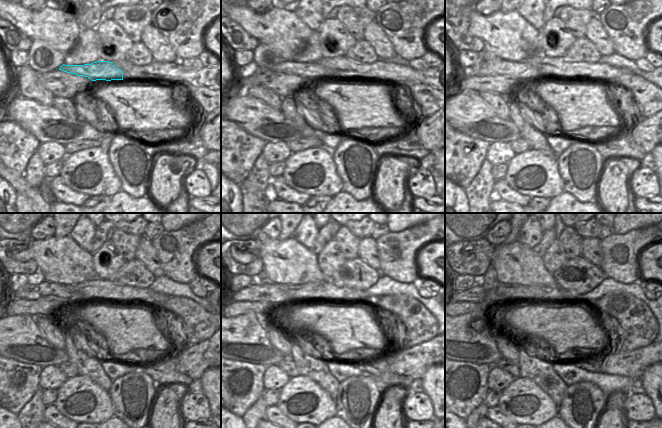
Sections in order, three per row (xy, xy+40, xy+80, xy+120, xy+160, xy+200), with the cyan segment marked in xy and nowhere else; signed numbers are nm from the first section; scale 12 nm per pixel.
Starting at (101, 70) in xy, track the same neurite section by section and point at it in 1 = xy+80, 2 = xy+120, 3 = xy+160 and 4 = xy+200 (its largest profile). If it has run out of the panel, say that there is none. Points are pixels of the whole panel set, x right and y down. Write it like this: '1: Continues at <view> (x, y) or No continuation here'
1: Continues at xy+80 (523, 71)
2: Continues at xy+120 (46, 290)
3: Continues at xy+160 (260, 291)
4: Continues at xy+200 (476, 294).

